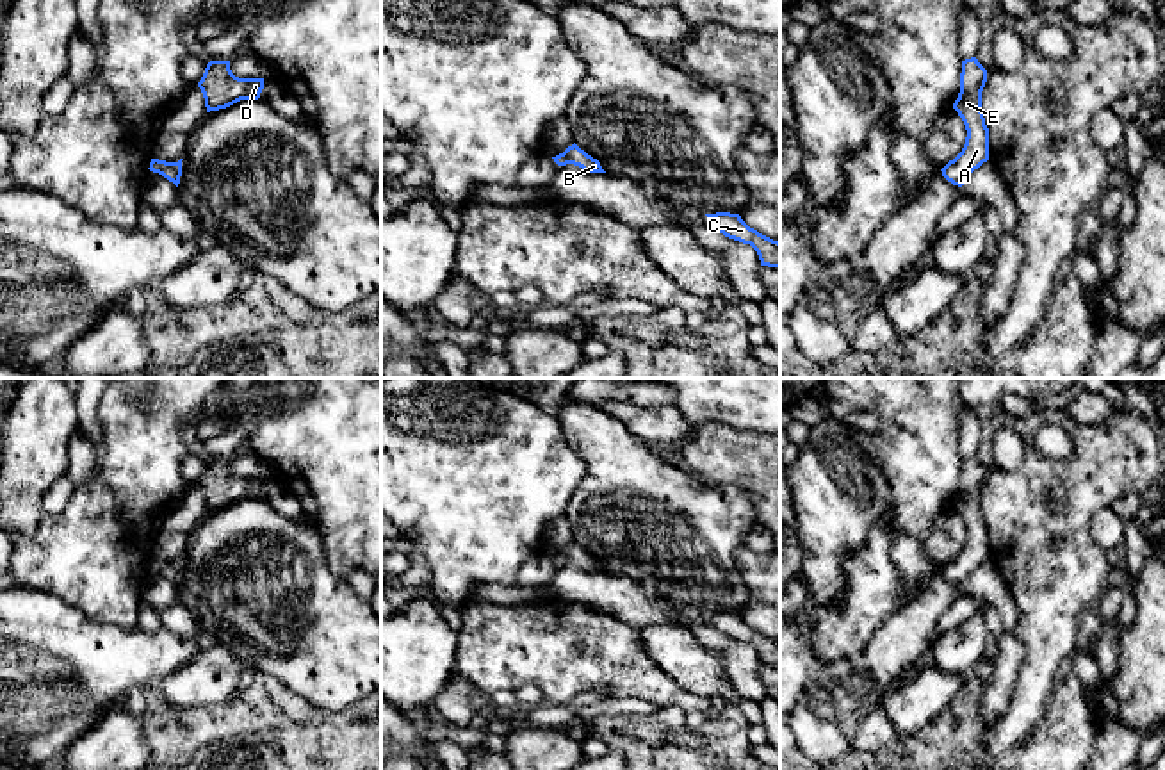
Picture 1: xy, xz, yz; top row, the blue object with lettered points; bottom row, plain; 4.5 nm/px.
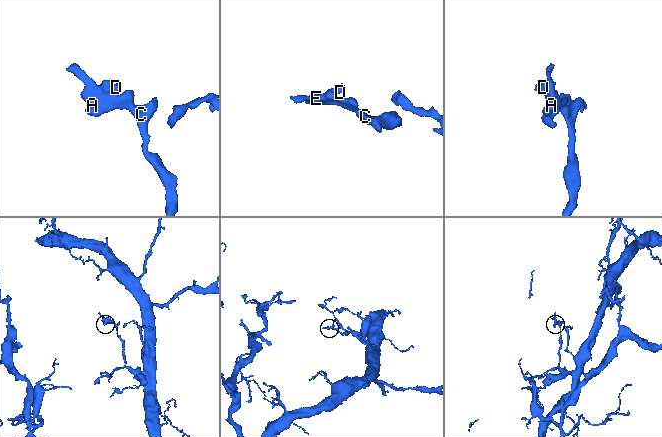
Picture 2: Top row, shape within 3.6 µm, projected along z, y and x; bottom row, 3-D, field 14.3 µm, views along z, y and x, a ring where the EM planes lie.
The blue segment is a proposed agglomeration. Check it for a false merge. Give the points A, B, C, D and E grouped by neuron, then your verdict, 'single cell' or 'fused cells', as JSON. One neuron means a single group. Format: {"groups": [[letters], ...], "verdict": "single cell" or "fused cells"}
{"groups": [["A", "B", "C", "D", "E"]], "verdict": "single cell"}

